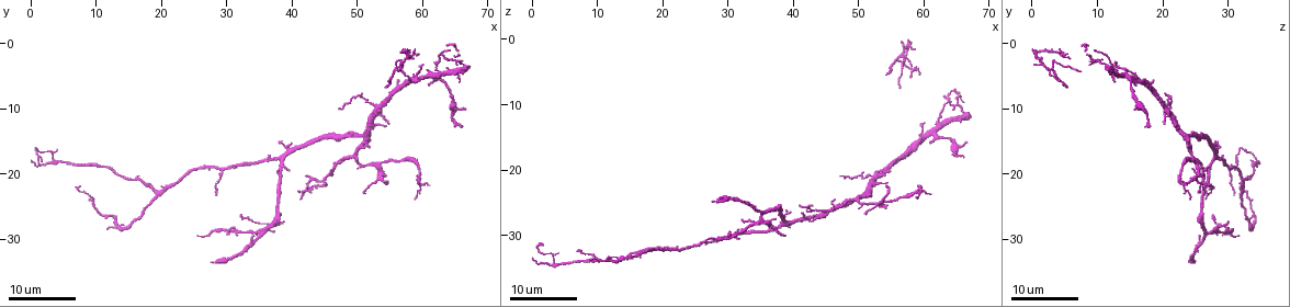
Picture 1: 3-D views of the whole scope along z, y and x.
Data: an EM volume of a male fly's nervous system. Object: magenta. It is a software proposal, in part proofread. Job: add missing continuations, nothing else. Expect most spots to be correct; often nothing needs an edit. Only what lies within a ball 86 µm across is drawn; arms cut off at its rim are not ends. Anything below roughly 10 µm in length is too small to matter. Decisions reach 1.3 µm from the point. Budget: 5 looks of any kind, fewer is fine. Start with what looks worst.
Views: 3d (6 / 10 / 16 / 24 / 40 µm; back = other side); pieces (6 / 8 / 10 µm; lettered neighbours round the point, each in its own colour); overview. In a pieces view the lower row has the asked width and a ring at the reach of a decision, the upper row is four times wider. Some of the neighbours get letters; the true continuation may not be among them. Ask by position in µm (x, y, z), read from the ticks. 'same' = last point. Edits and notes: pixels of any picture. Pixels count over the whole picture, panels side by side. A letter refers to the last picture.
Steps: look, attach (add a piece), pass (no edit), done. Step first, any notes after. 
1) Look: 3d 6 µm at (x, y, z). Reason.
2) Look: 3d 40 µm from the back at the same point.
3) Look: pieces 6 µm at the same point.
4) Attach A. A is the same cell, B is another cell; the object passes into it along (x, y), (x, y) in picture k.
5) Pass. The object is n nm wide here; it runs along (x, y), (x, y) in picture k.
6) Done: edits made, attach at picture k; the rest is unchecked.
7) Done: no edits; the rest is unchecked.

Look: 3d 24 µm at (41.5, 24.0, 27.0). An open end.

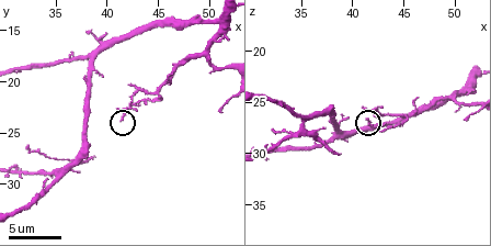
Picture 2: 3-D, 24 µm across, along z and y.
Look: 3d 6 µm at (41.6, 23.8, 26.8).

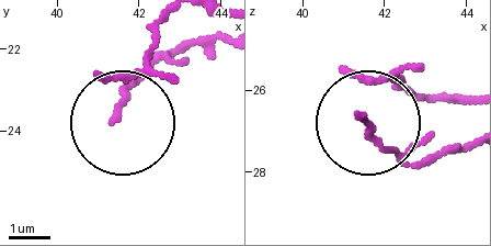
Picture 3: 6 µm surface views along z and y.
Look: pieces 10 µm at (41.45, 23.75, 26.60). See the neighbours.

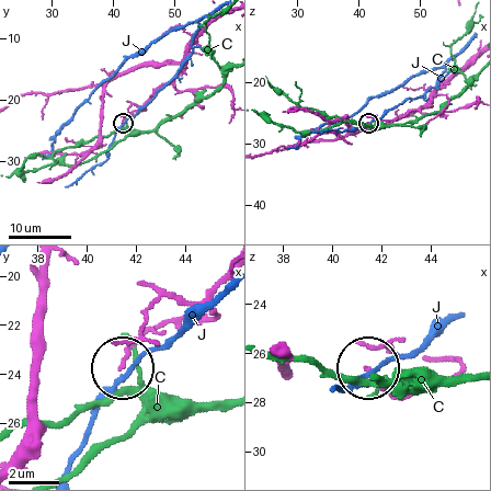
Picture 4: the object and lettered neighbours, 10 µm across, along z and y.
Pass. C and J are other cells; none of them fits.

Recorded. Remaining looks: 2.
Look: pieces 6 µm at (32.2, 26.4, 27.6). Free end.

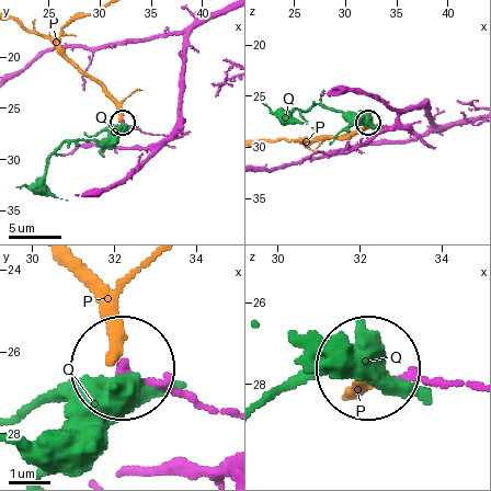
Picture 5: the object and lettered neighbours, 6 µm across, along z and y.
Pass. P and Q are other cells; it runs along (219, 413), (128, 375) in picture 5; no lettered piece goes on from it.

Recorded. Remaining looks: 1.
Done: no edits; the rest is unchecked.

